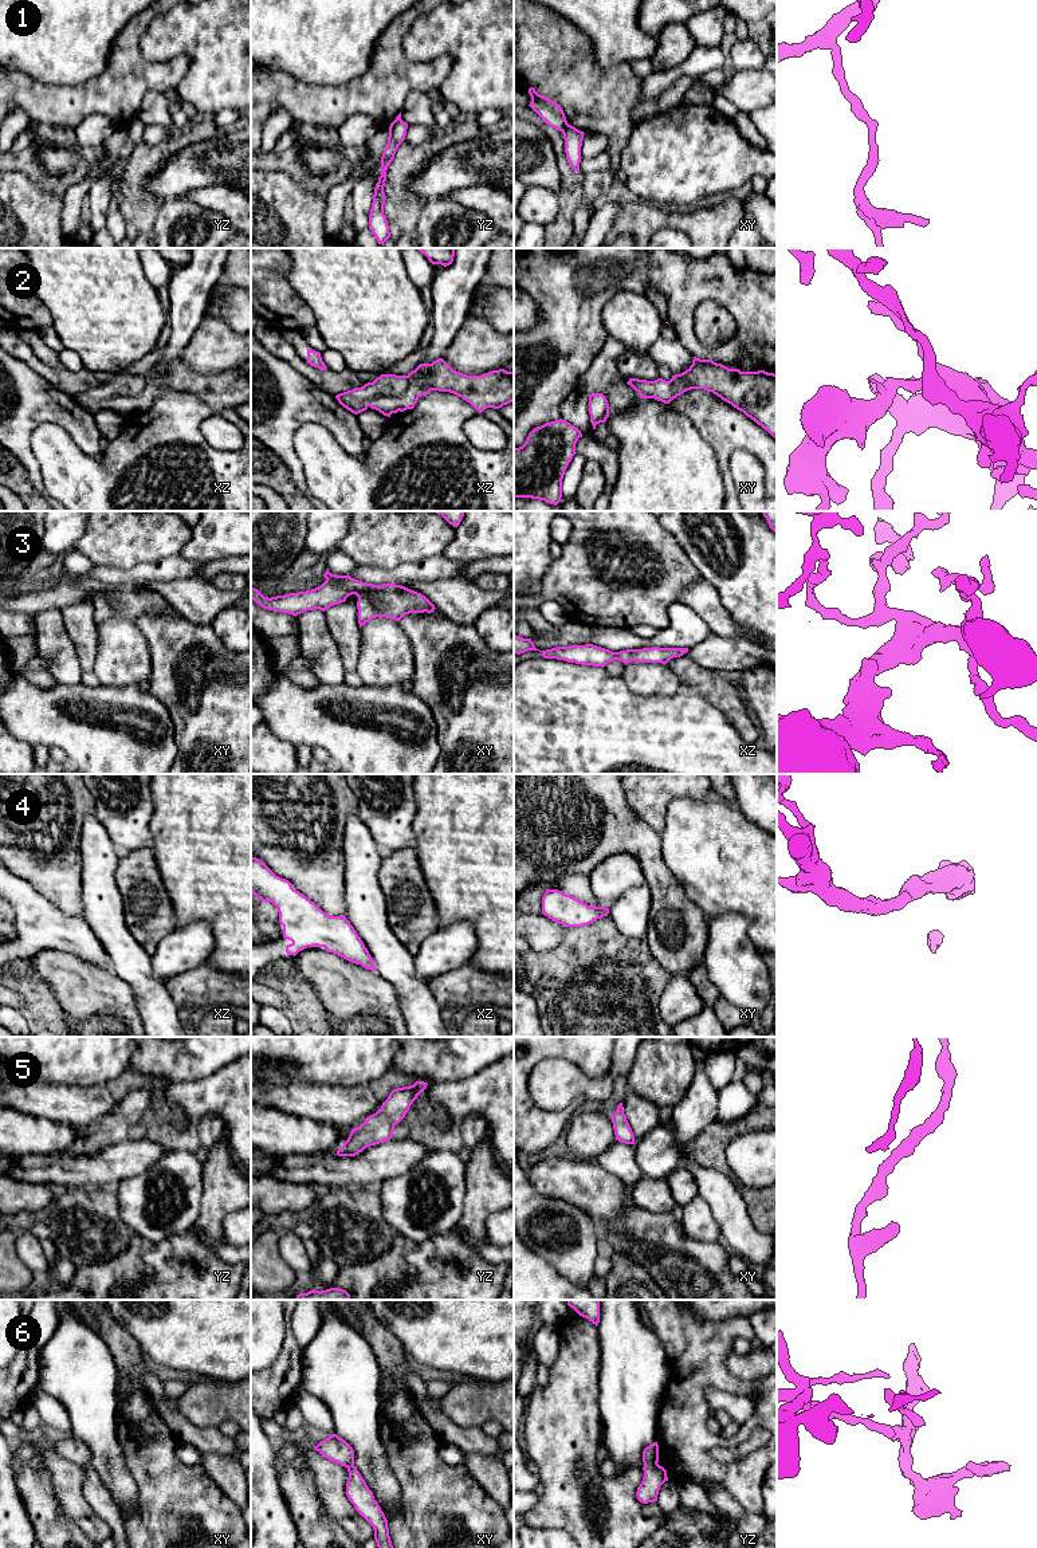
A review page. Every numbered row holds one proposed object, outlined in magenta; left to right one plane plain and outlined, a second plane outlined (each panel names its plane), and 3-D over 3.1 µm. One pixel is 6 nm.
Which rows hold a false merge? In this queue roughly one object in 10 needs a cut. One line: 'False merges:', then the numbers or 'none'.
False merges: 1

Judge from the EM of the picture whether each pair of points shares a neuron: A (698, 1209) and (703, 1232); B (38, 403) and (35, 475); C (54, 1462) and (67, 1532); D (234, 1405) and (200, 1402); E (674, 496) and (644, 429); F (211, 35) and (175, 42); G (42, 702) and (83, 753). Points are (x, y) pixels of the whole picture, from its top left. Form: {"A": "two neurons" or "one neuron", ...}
{"A": "one neuron", "B": "one neuron", "C": "two neurons", "D": "one neuron", "E": "one neuron", "F": "one neuron", "G": "one neuron"}

